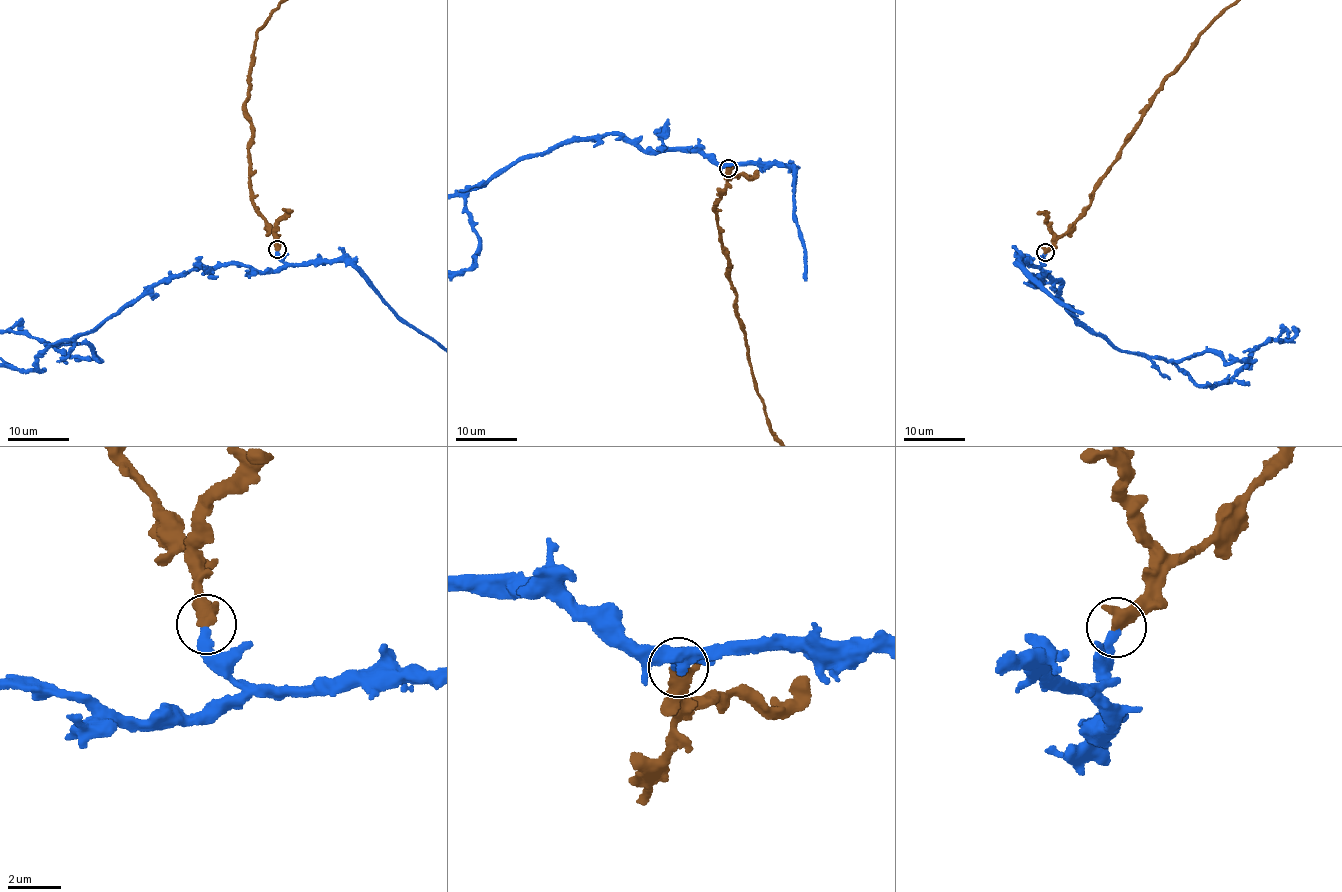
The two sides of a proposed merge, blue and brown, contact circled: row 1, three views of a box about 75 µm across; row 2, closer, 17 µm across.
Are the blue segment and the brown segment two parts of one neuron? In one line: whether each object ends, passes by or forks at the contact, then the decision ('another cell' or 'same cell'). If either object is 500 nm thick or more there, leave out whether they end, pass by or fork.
same cell

